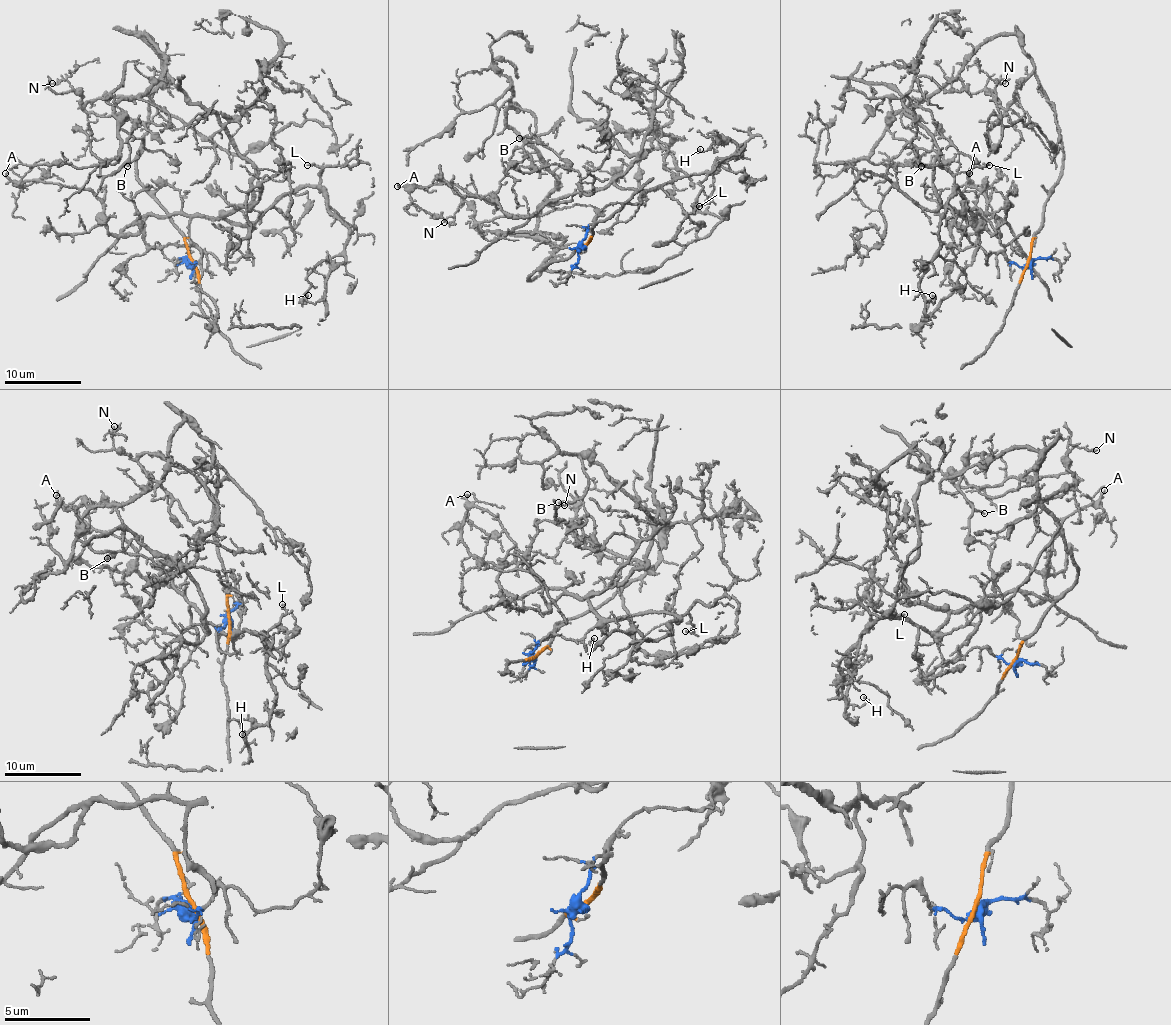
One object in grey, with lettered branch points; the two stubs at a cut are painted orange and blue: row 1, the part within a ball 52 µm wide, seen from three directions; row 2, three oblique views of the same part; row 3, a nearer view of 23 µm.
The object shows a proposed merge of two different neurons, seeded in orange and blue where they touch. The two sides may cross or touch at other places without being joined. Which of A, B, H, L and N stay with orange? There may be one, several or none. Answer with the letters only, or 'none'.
B, N

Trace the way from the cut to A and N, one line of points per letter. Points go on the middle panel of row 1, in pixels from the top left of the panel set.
A: (584, 246), (595, 217), (612, 202), (635, 204), (637, 189), (564, 194), (511, 217), (451, 183), (398, 187)
N: (584, 246), (564, 259), (540, 267), (530, 280), (561, 242), (547, 233), (486, 231), (463, 202), (444, 221)

